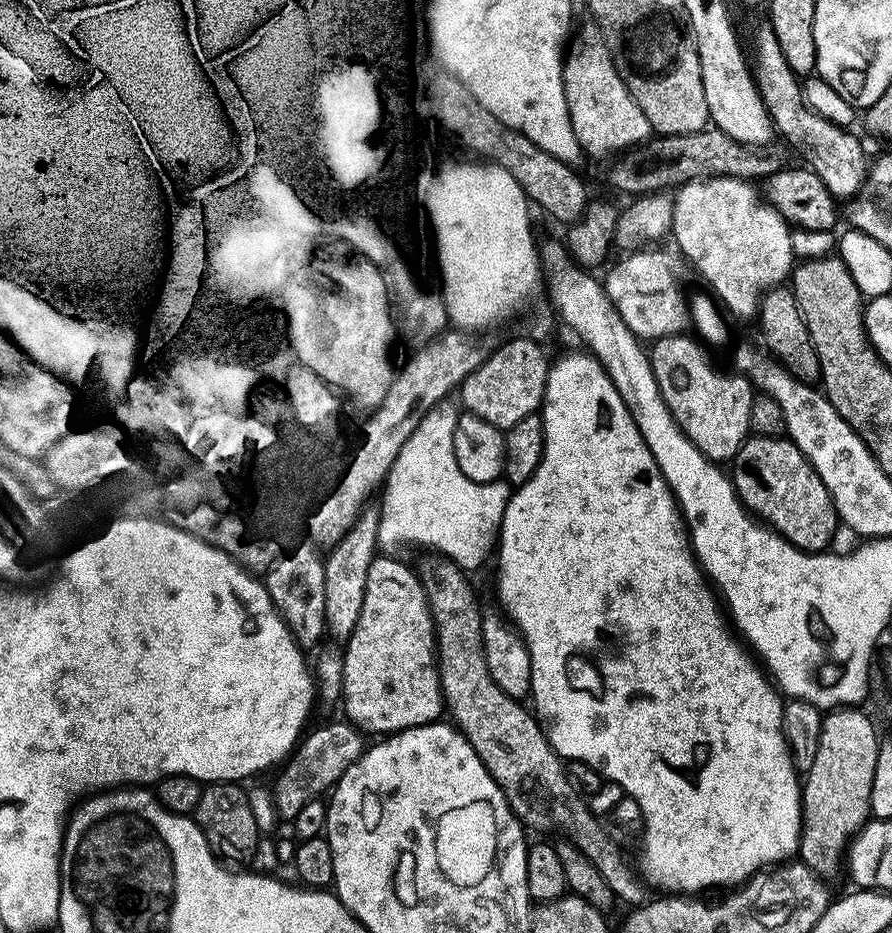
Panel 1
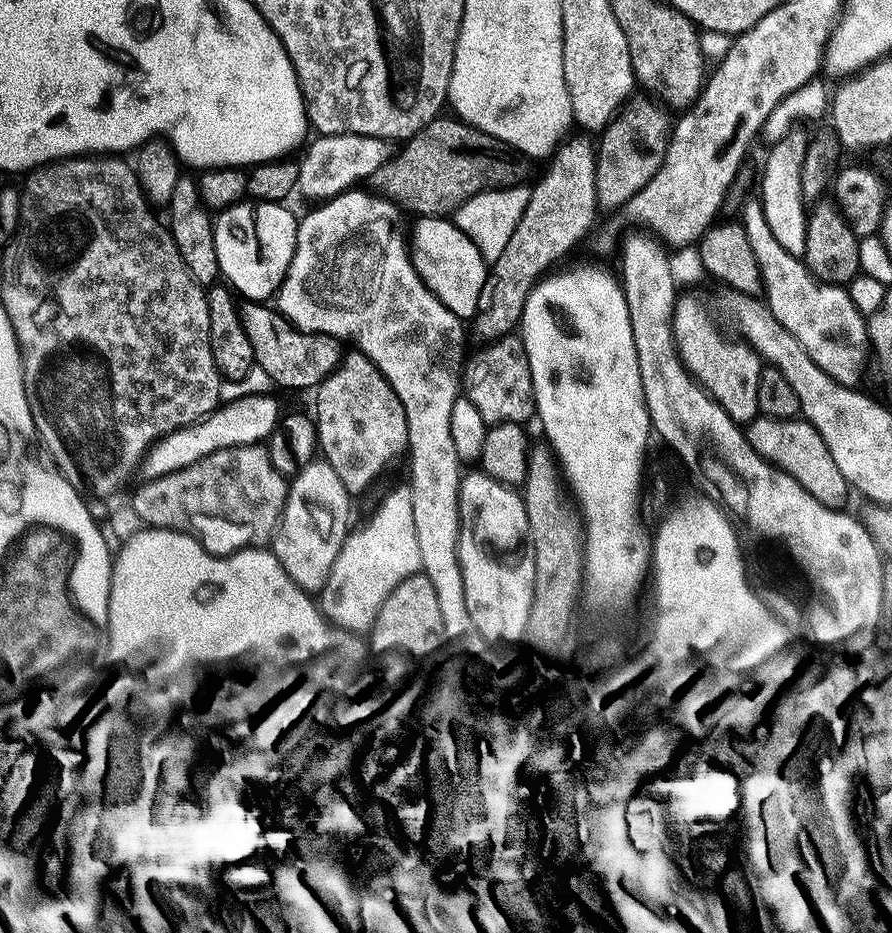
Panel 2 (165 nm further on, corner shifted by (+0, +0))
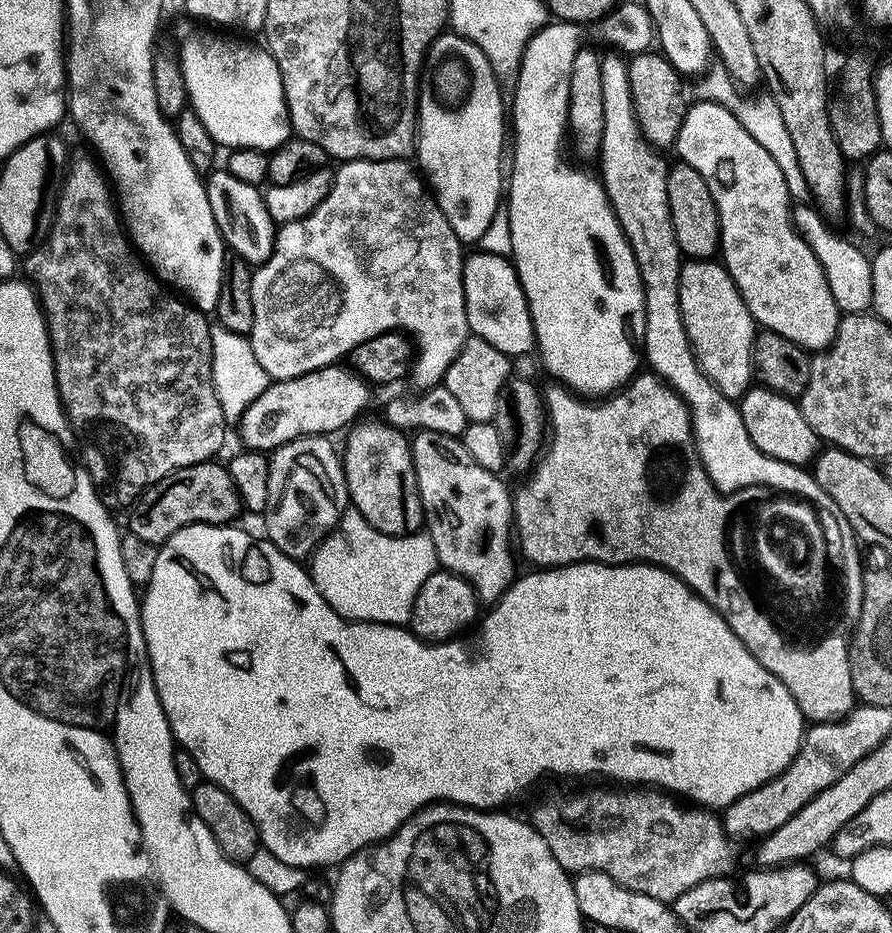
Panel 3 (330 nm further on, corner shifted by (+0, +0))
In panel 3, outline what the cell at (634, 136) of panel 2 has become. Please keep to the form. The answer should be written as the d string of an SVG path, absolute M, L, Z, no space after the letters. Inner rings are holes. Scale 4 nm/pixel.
M655 51L644 52L641 56L631 57L628 73L630 74L630 90L634 94L636 117L640 123L640 131L657 150L671 149L680 136L682 126L686 122L686 114L690 107L690 99L684 93L685 77L662 54Z

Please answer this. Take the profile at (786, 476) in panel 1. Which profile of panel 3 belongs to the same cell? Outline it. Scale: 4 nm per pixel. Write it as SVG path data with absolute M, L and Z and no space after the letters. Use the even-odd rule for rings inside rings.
M756 386L739 401L738 407L742 422L746 422L746 434L750 434L750 442L754 442L762 454L801 466L811 465L815 461L822 448L821 438L810 422L806 422L799 403L793 397Z

